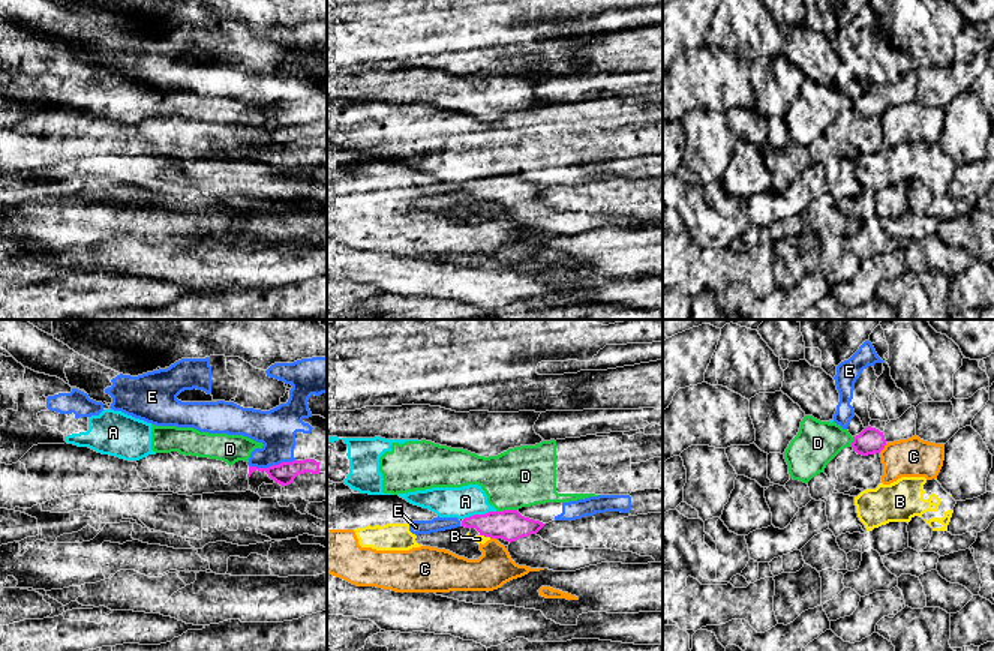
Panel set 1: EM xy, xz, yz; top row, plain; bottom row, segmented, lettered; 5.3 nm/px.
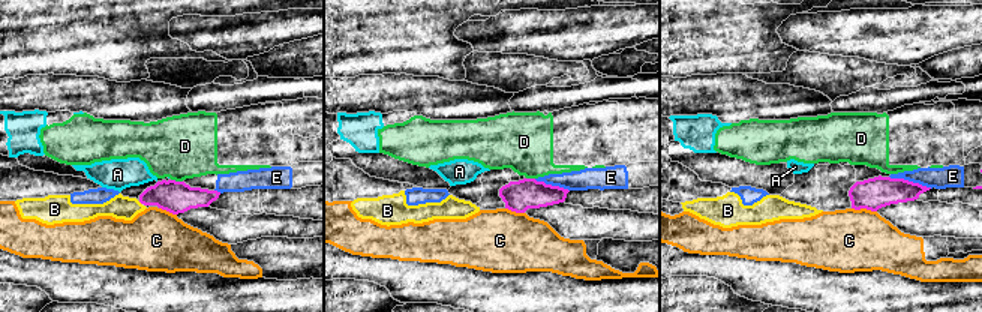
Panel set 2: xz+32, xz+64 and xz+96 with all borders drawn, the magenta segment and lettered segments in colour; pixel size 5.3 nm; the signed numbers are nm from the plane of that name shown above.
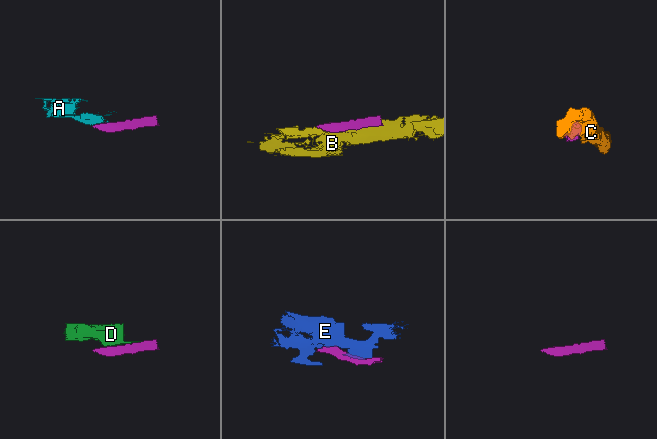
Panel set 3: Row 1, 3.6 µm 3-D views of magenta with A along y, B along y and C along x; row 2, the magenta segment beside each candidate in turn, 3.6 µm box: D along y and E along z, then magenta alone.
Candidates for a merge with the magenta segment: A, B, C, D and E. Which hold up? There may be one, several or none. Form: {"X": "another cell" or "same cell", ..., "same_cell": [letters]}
{"A": "another cell", "B": "another cell", "C": "another cell", "D": "another cell", "E": "another cell", "same_cell": []}

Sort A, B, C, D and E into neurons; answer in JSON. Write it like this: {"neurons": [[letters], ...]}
{"neurons": [["A", "D"], ["B"], ["C"], ["E"]]}

